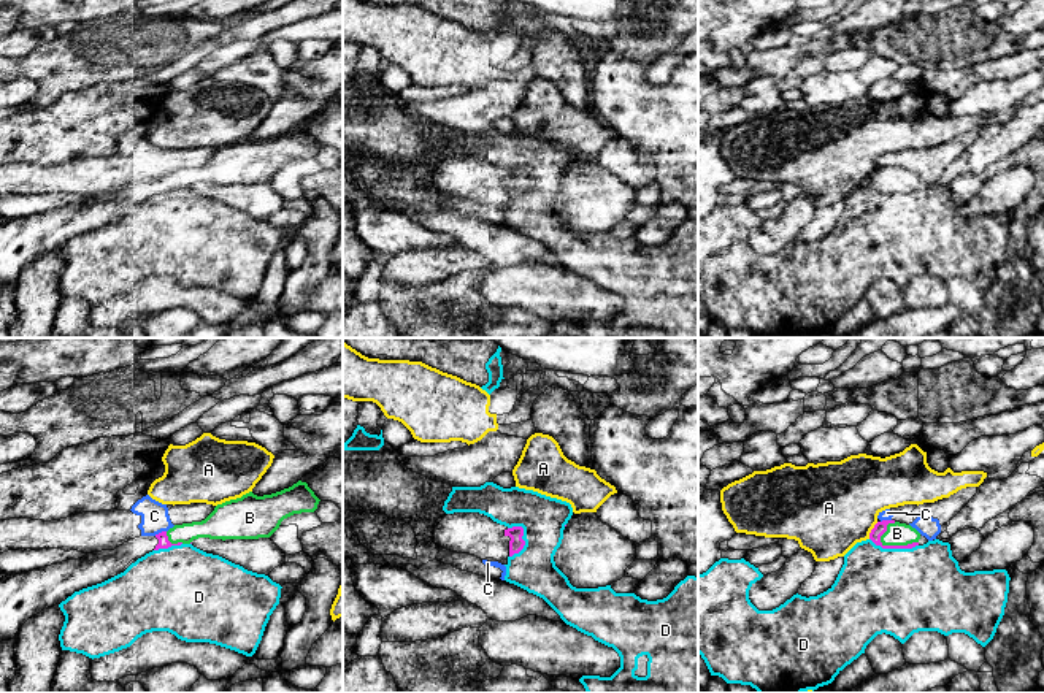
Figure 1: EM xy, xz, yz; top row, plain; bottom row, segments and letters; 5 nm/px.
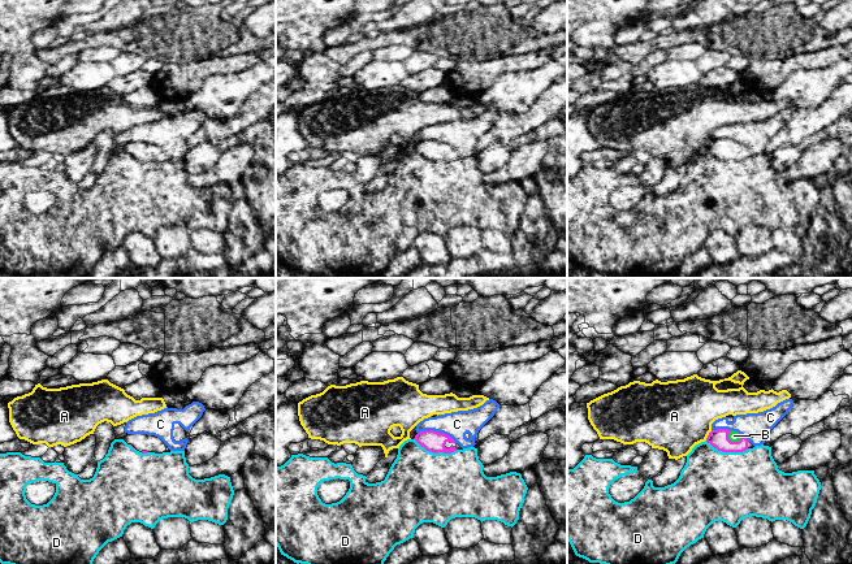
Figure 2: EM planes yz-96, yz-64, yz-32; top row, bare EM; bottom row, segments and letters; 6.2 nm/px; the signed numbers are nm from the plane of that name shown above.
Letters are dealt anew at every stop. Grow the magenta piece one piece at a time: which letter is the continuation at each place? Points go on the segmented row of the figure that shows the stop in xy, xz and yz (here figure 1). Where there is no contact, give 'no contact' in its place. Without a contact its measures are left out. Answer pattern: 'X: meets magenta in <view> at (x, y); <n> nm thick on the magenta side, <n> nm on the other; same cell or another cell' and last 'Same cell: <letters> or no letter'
A: meets magenta in yz at (871, 530); 70 nm thick on the magenta side, 460 nm on the other; another cell
B: meets magenta in yz at (897, 546); 70 nm thick on the magenta side, 120 nm on the other; same cell
C: meets magenta in xy at (159, 533); 60 nm thick on the magenta side, 140 nm on the other; another cell
D: meets magenta in xz at (524, 543); 80 nm thick on the magenta side, 220 nm on the other; another cell
Same cell: B

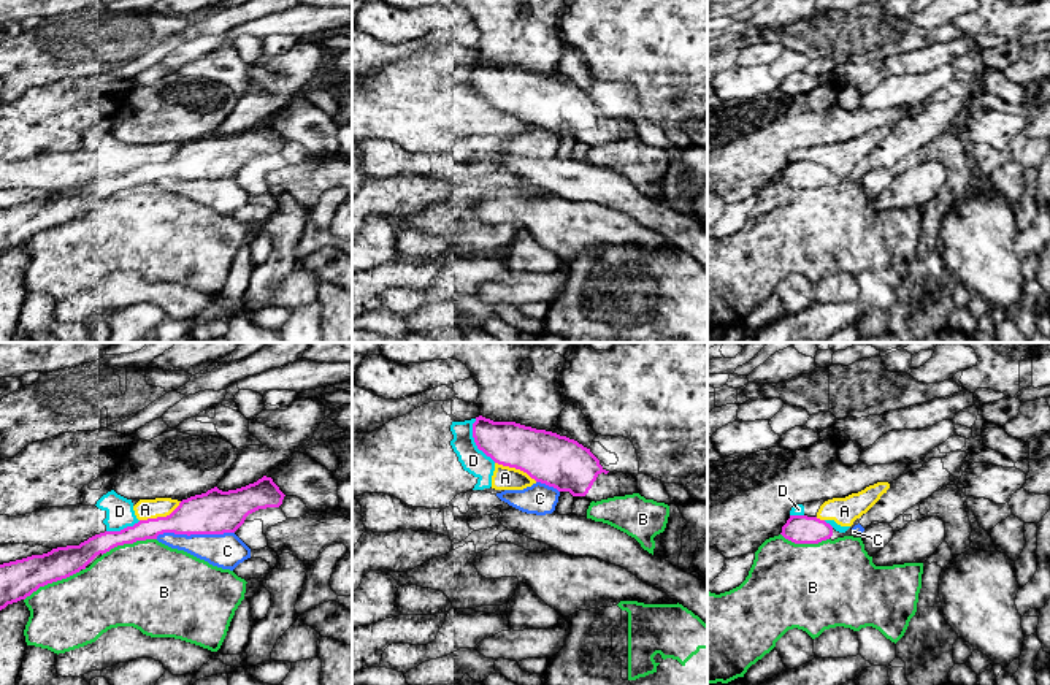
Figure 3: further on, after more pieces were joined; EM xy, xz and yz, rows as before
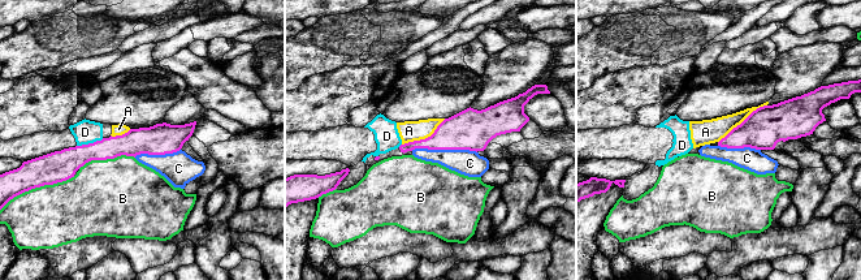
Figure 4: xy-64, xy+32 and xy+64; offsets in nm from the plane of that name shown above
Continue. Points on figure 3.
A: meets magenta in xy at (160, 517); 220 nm thick on the magenta side, 100 nm on the other; another cell
B: meets magenta in xy at (51, 582); 190 nm thick on the magenta side, 360 nm on the other; another cell
C: meets magenta in xy at (194, 533); 220 nm thick on the magenta side, 180 nm on the other; another cell
D: meets magenta in xz at (475, 441); 220 nm thick on the magenta side, 130 nm on the other; another cell
Same cell: no letter

